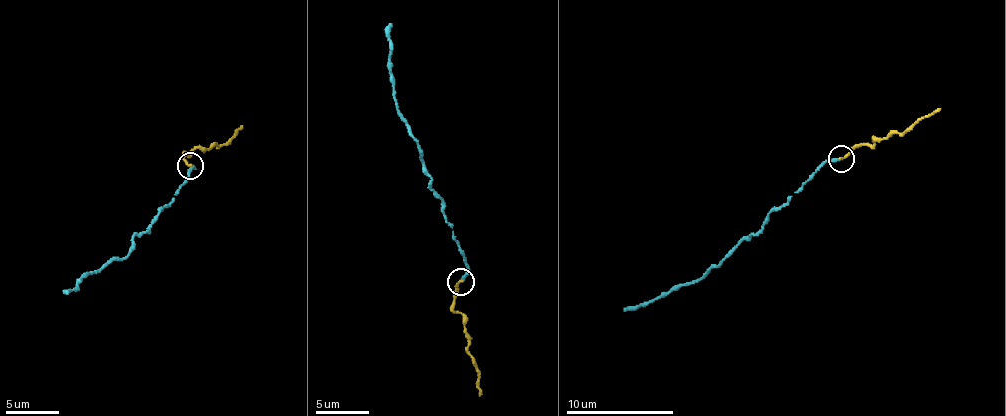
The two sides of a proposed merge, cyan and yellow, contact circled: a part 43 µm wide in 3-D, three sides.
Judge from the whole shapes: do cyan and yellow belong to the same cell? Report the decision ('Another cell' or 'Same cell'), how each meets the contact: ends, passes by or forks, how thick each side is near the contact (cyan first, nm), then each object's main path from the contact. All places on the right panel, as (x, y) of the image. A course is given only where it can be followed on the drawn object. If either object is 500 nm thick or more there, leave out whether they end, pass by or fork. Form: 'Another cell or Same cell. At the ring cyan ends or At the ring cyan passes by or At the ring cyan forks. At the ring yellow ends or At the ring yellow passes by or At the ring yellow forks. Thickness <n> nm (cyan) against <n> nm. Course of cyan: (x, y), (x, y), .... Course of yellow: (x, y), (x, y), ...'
Same cell. At the ring cyan ends. At the ring yellow ends. Thickness 200 nm (cyan) against 170 nm. Course of cyan: (840, 158), (823, 163), (699, 280), (671, 286), (624, 311). Course of yellow: (842, 158), (877, 138), (905, 132), (940, 109)

